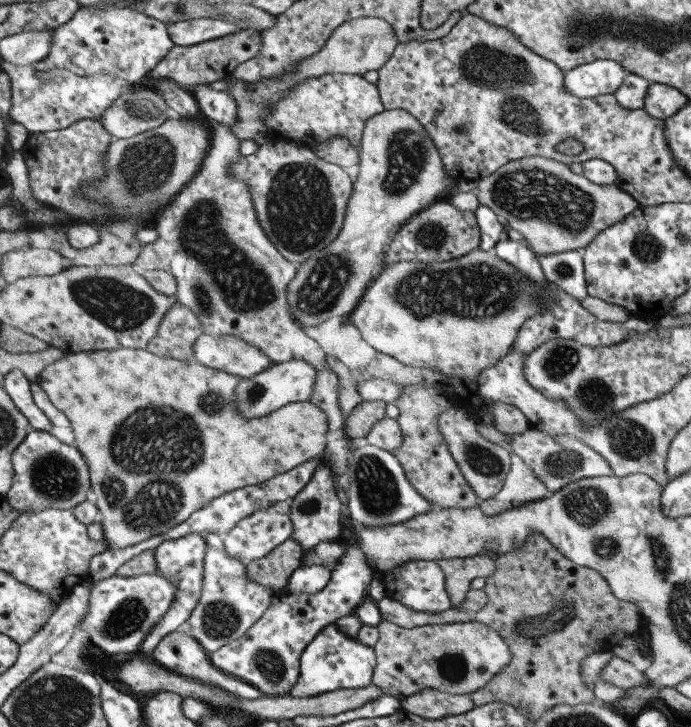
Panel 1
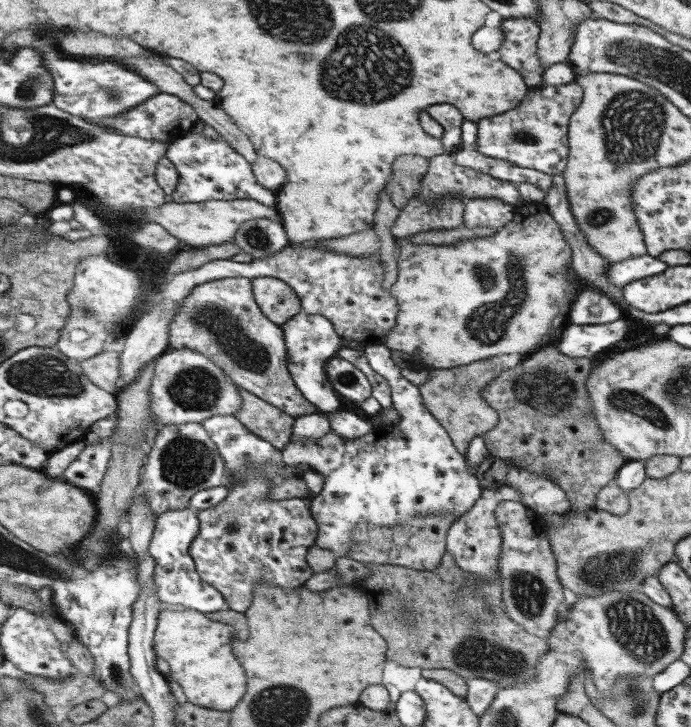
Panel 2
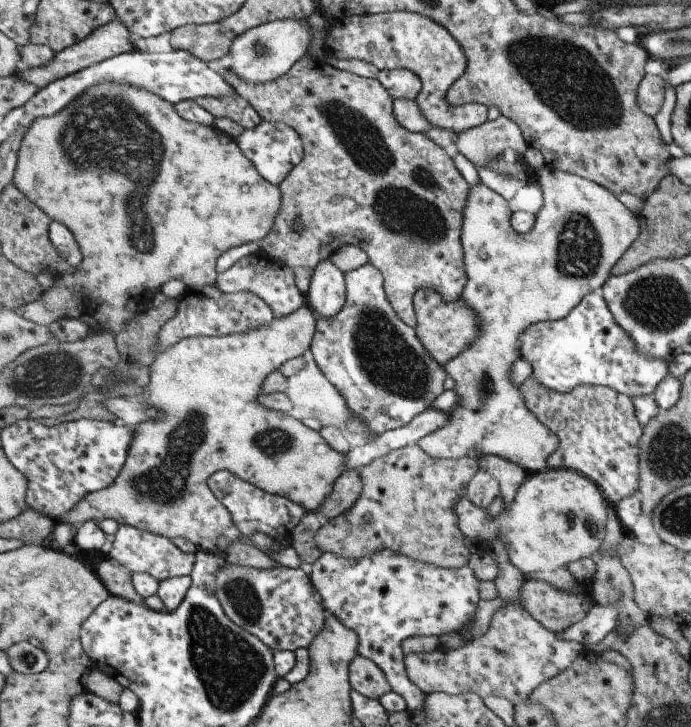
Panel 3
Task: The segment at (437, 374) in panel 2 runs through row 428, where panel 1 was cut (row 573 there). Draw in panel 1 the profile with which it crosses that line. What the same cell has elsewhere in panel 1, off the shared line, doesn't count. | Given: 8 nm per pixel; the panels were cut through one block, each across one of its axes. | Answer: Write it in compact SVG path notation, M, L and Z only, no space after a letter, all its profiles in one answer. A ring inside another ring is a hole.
M479 554L469 558L450 558L437 561L445 572L445 588L454 608L461 608L472 590L474 578L489 578L497 570L493 554Z

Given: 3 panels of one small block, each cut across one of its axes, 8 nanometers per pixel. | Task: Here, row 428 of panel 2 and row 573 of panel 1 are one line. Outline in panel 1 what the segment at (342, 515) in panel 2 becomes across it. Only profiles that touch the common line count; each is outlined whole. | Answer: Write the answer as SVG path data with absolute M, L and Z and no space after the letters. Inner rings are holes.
M437 561L409 562L409 564L401 566L399 570L390 572L388 580L388 596L397 599L408 608L431 613L443 613L453 608L452 600L445 588L445 572Z

